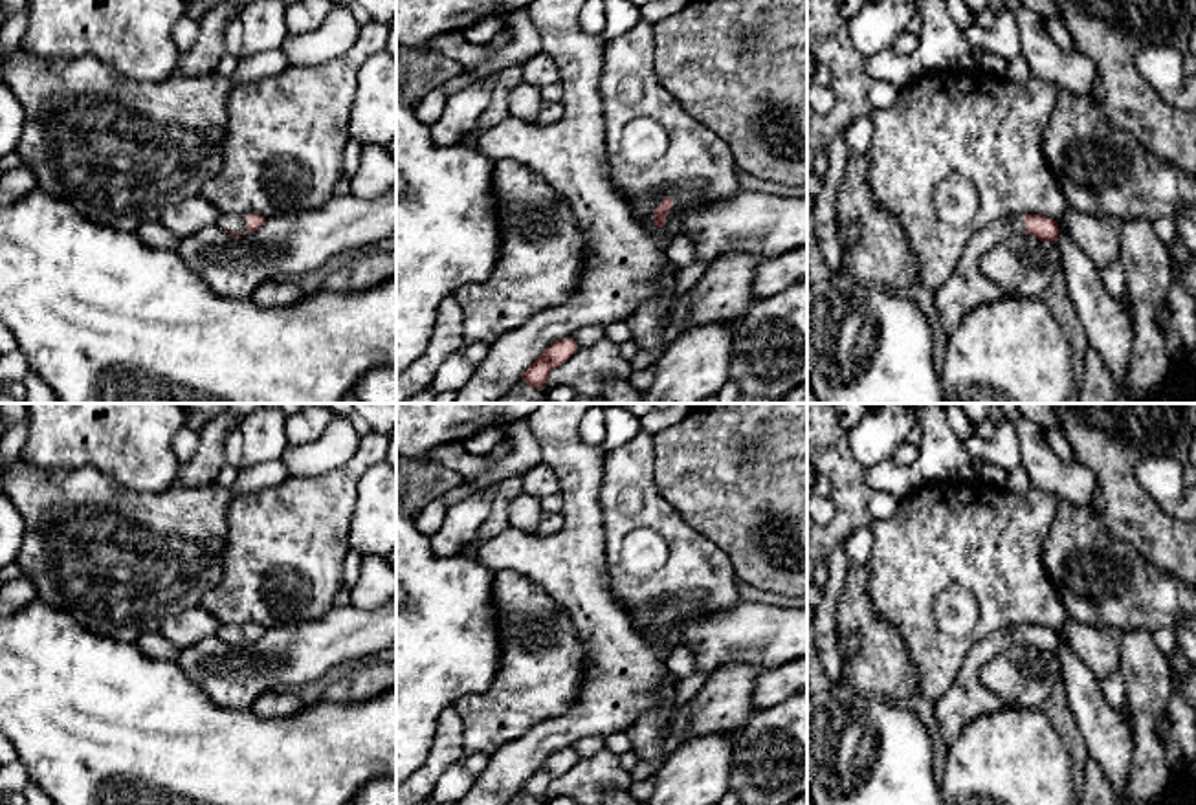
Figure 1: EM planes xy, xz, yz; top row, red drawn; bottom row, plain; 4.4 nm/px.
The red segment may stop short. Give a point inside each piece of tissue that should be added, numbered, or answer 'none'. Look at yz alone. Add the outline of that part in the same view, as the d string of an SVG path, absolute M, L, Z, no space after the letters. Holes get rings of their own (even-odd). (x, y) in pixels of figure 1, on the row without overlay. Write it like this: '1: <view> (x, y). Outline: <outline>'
1: yz (967, 699). Outline: M1024 625L998 629L978 640L965 655L956 680L936 700L936 719L948 746L970 721L1011 708L1005 700L983 688L980 673L994 656L1014 644L1024 644L1025 638Z

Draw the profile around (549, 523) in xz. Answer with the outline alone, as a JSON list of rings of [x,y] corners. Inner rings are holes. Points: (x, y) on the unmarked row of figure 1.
[[[543,512],[537,526],[530,530],[530,534],[537,537],[552,535],[554,532],[563,528],[563,521],[563,513]]]

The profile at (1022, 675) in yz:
[[[1025,644],[1007,647],[980,673],[983,688],[1014,710],[1040,710],[1060,678],[1058,656]]]

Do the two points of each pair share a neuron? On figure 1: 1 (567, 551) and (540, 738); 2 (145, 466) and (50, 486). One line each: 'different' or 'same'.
1: same
2: different

